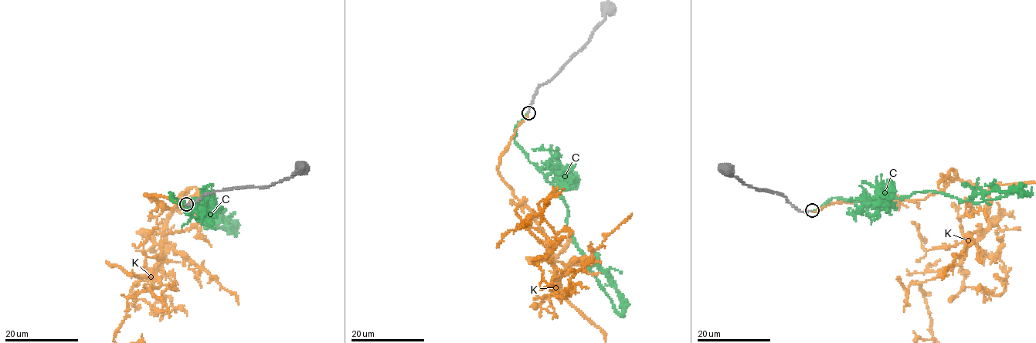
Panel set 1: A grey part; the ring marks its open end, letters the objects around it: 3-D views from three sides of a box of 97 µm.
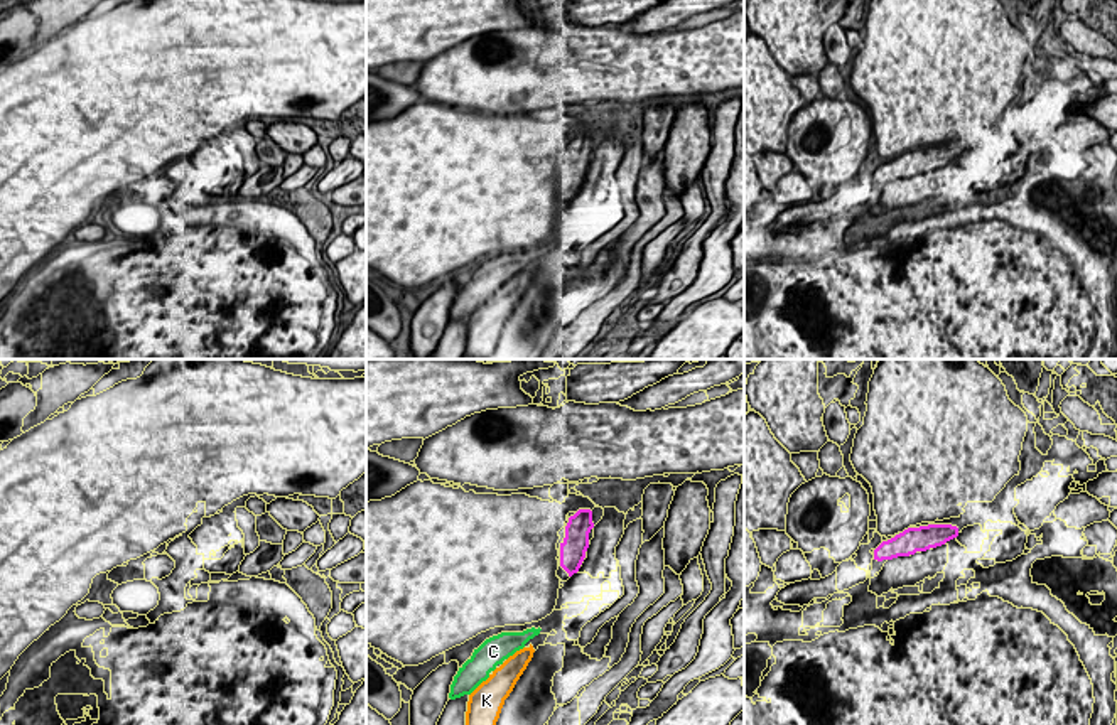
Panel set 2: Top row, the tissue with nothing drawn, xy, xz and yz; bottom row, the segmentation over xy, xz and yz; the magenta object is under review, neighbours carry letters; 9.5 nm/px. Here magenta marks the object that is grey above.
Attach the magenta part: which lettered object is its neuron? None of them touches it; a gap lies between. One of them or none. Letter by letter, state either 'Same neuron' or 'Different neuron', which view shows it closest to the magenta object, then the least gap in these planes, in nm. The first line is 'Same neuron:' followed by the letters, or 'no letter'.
Same neuron: C
C: Same neuron. Closest in xz. Distance 550 nm
K: Different neuron. Closest in xz. Distance 750 nm

